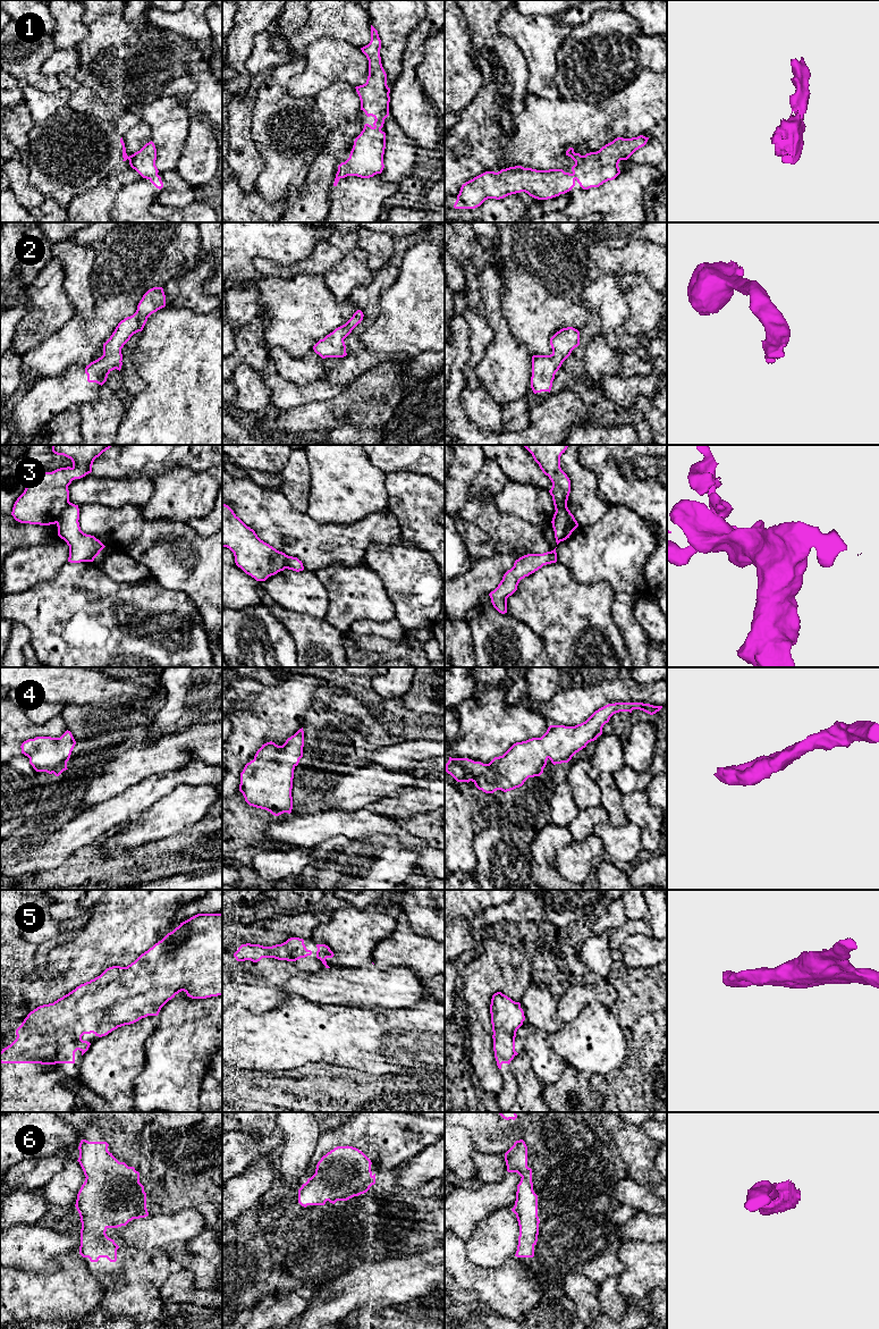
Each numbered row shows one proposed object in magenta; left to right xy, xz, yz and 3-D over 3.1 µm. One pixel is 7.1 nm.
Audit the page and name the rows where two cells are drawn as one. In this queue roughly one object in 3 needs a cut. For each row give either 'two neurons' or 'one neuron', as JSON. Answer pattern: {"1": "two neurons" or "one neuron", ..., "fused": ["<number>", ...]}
{"1": "one neuron", "2": "one neuron", "3": "two neurons", "4": "one neuron", "5": "one neuron", "6": "one neuron", "fused": ["3"]}

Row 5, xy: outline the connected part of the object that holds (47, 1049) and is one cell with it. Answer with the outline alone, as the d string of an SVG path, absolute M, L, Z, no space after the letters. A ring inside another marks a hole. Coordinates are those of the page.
M197 914L191 917L127 967L109 967L100 976L81 984L53 1003L31 1011L16 1029L16 1040L0 1052L0 1062L75 1063L75 1052L79 1050L83 1055L91 1045L82 1040L84 1034L93 1033L102 1037L118 1027L134 1024L147 1016L158 1016L161 1008L181 991L192 999L222 995L222 914Z

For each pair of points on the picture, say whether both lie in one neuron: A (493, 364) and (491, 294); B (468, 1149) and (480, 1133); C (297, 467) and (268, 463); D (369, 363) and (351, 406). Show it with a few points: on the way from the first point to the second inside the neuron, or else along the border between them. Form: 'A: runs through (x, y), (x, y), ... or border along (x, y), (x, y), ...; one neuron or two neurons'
A: runs through (499, 347), (499, 325), (492, 311); one neuron
B: border along (457, 1124), (468, 1132), (475, 1150); two neurons
C: border along (289, 456), (286, 464), (278, 472); two neurons
D: border along (389, 360), (360, 375), (344, 388); two neurons

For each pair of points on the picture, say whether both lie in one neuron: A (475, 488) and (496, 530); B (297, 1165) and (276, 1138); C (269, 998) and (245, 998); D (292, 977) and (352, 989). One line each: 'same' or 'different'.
A: same
B: different
C: same
D: same

